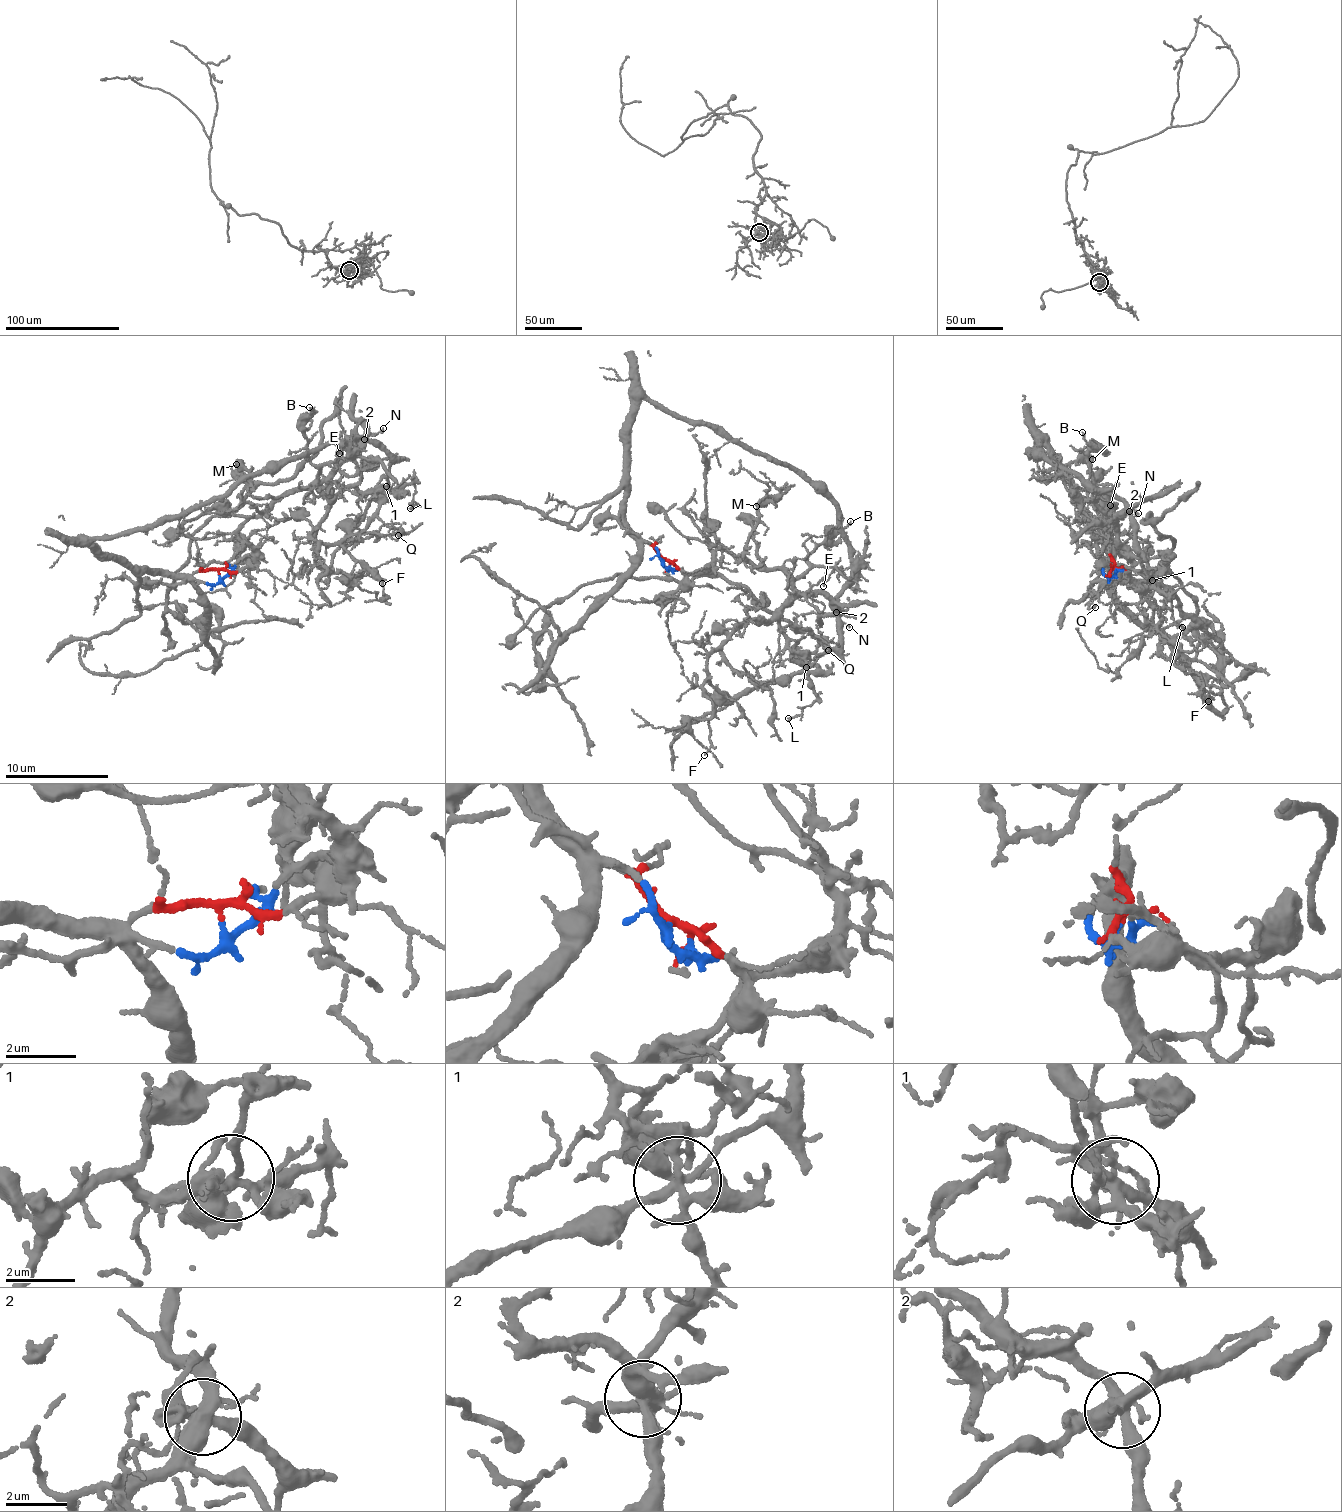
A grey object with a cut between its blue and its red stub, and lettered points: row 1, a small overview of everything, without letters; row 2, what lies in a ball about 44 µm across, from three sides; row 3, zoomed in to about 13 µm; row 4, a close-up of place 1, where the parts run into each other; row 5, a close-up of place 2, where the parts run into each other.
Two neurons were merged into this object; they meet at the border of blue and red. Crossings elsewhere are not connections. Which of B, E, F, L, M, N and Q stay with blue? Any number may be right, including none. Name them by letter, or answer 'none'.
B, E, F, L, M, N, Q

